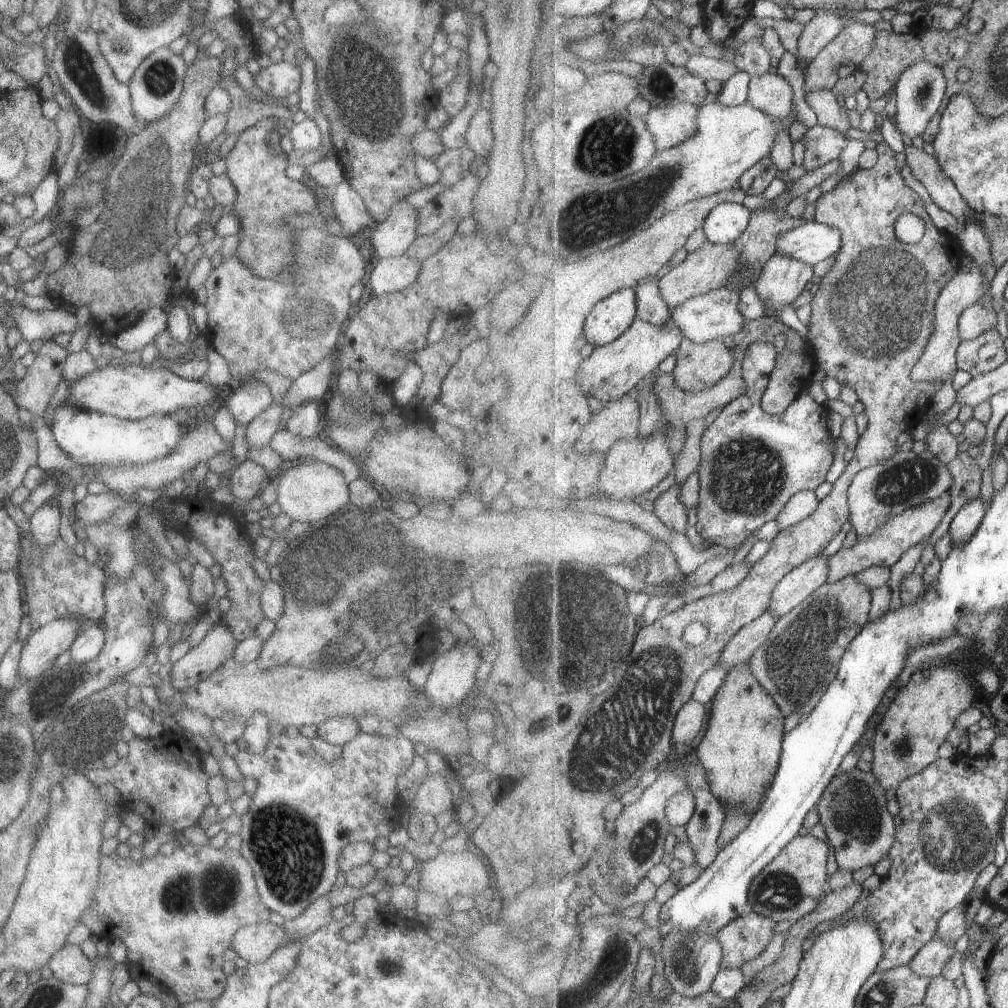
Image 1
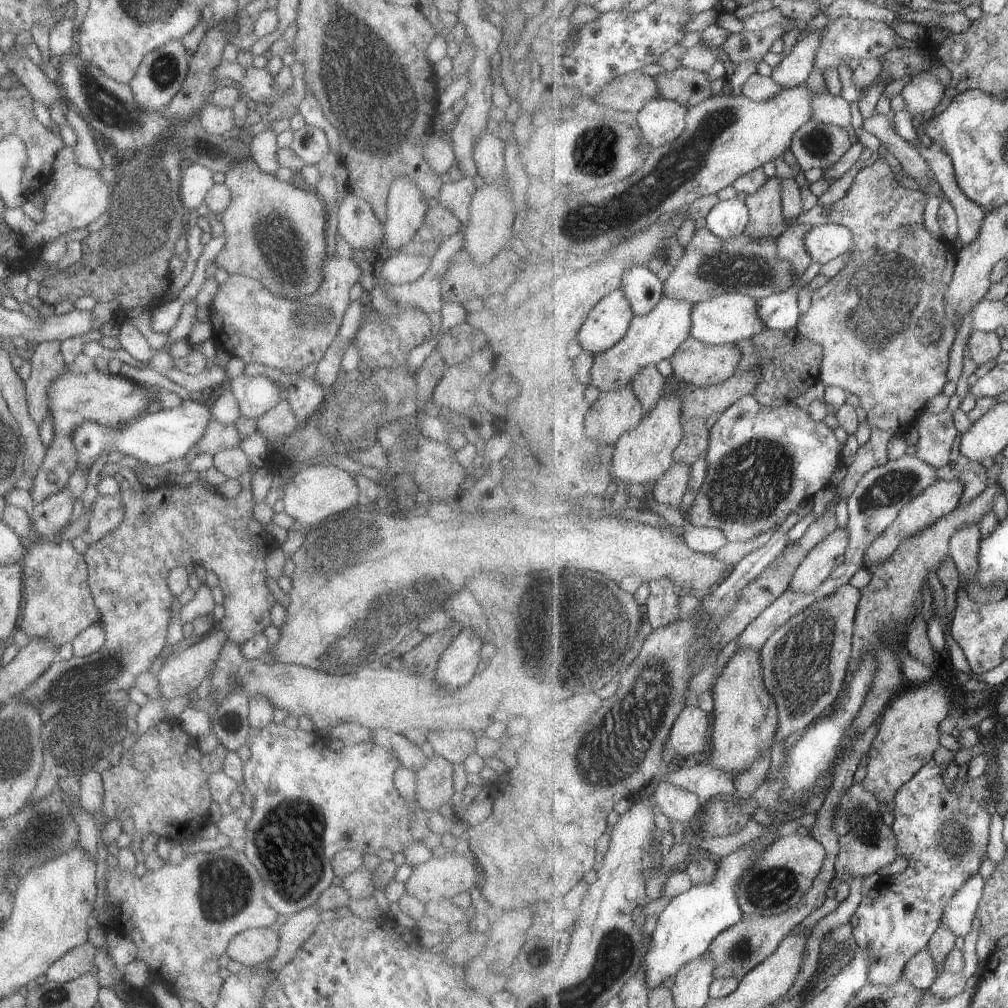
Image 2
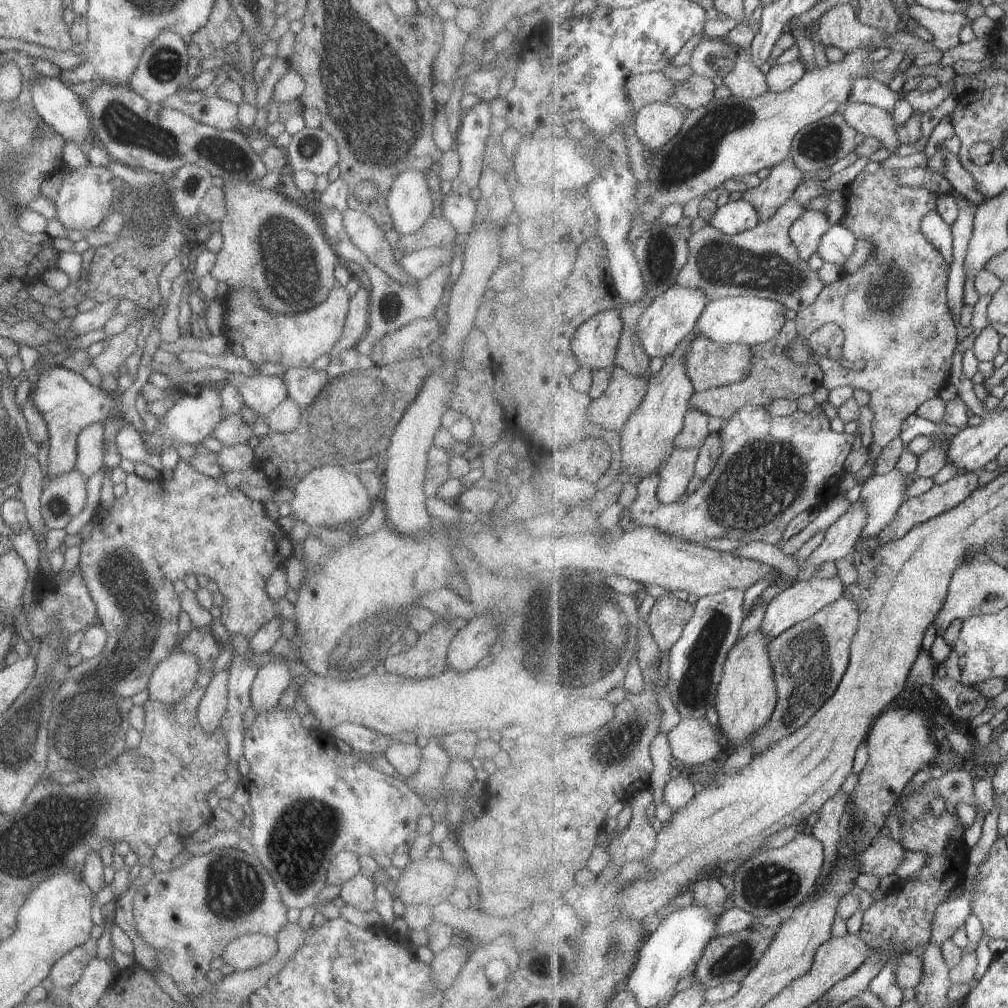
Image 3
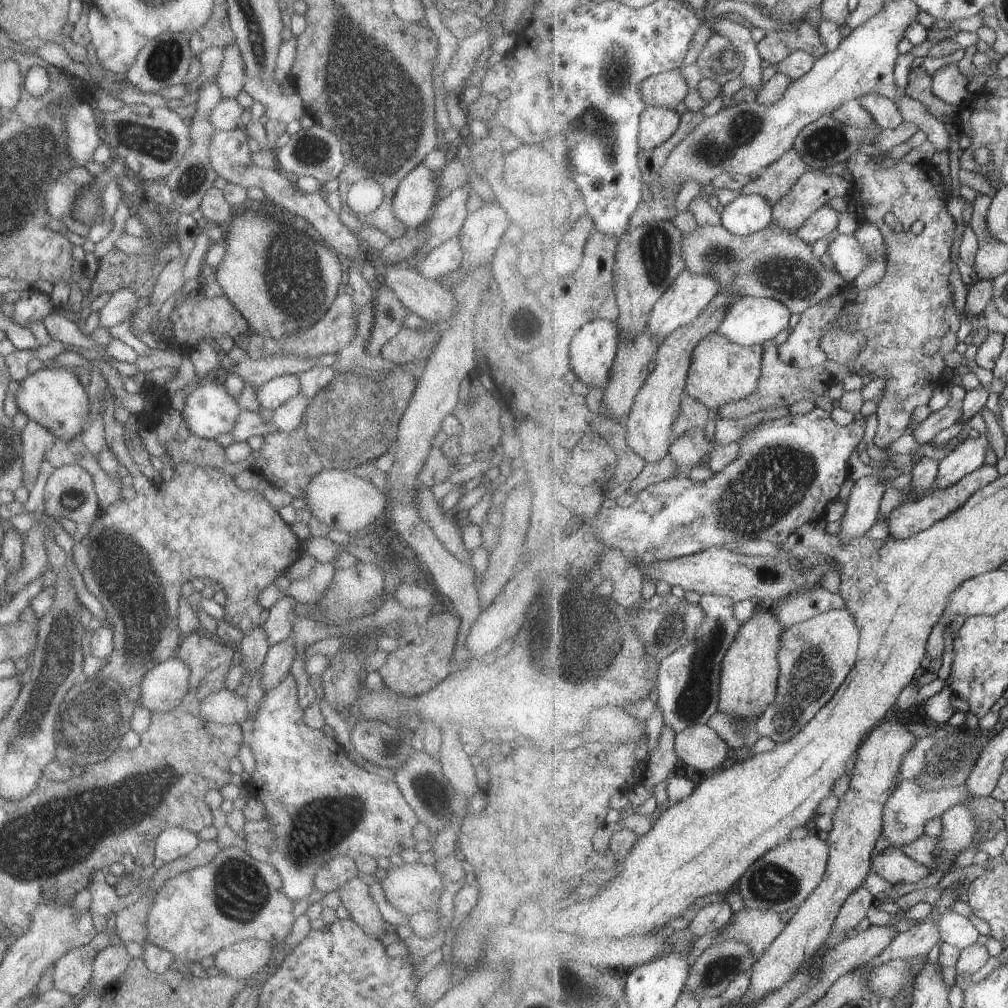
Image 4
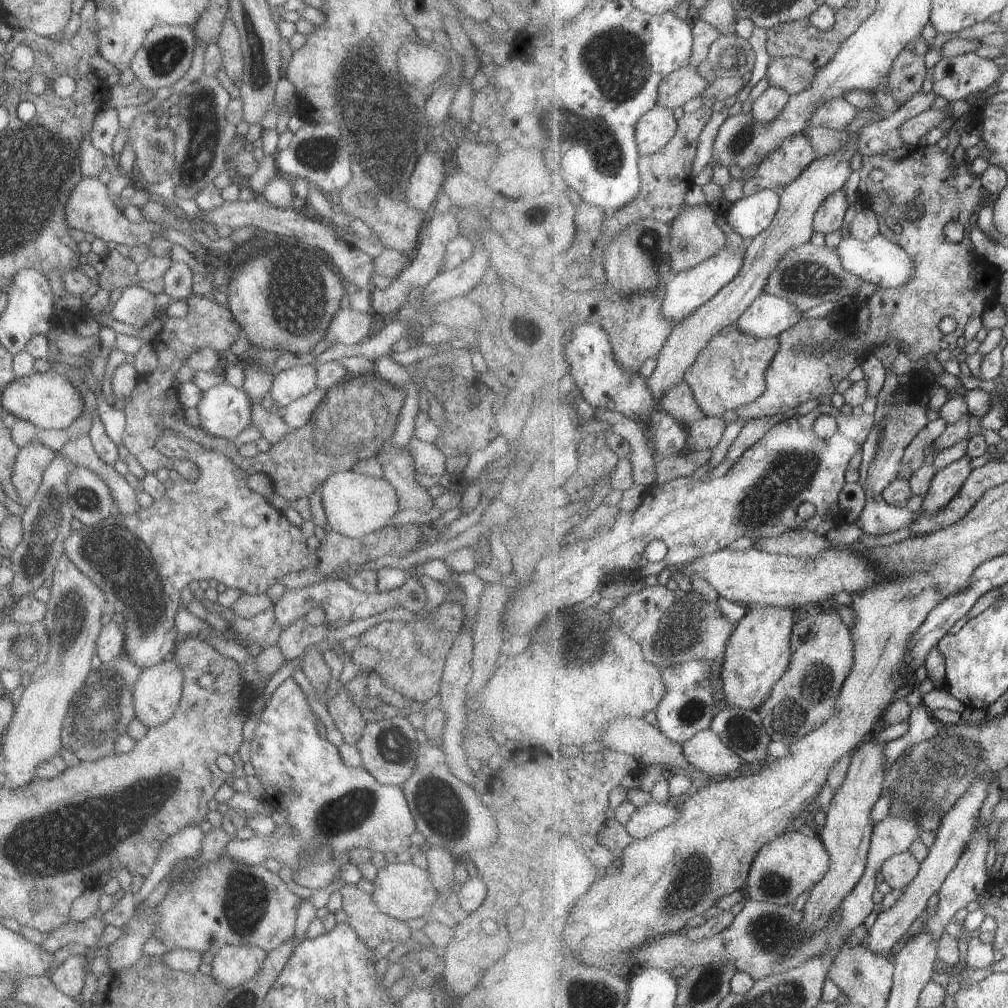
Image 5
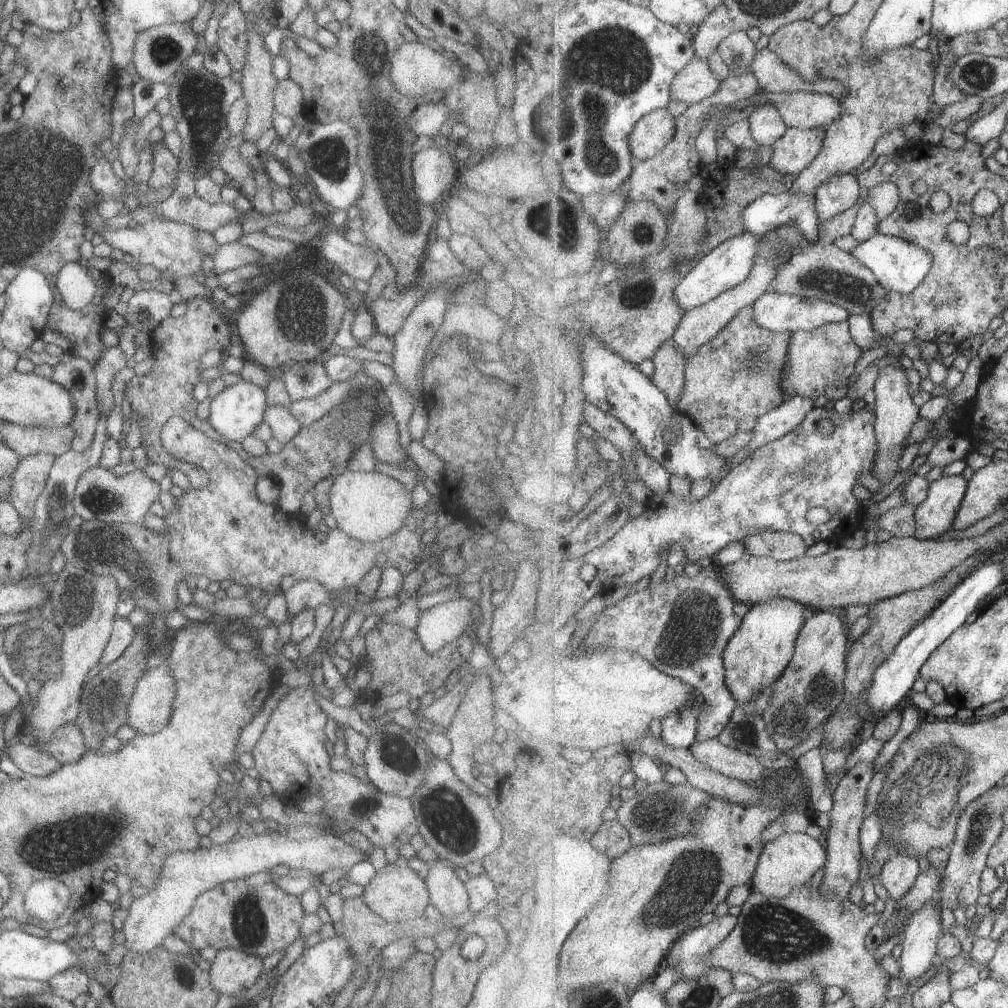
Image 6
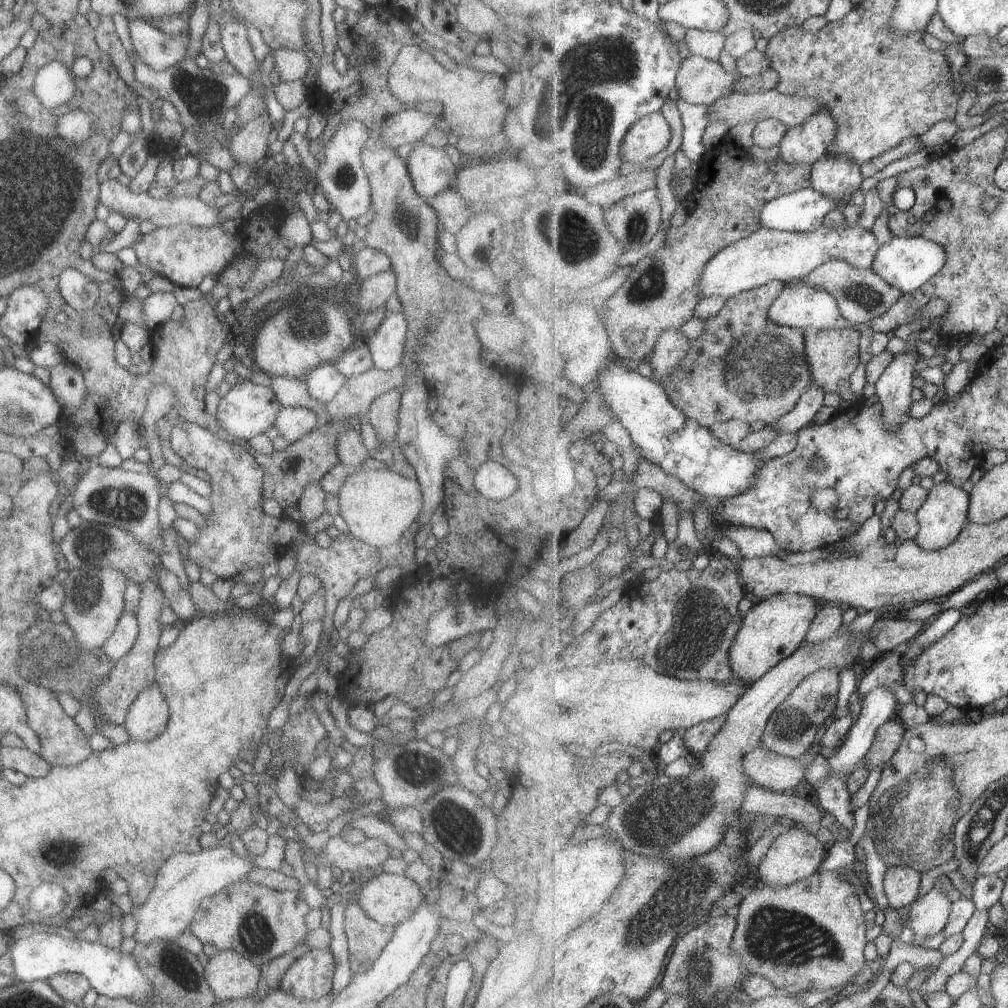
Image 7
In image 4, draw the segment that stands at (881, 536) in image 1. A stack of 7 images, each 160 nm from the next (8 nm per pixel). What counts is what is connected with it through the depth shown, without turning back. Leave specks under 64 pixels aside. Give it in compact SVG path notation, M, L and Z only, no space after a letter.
M985 464L983 467L968 474L962 481L957 482L955 486L950 486L949 489L937 489L922 500L901 503L889 513L889 534L898 539L908 539L920 532L926 531L928 528L935 526L938 522L950 517L951 514L965 505L978 490L991 484L999 477L1001 477L999 470L997 470L995 466Z

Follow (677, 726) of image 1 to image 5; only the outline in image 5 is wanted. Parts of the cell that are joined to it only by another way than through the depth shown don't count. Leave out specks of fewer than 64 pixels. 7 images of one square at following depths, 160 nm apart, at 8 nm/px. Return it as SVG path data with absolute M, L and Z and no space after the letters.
M703 730L683 743L683 752L691 765L708 776L732 776L744 761L712 730Z

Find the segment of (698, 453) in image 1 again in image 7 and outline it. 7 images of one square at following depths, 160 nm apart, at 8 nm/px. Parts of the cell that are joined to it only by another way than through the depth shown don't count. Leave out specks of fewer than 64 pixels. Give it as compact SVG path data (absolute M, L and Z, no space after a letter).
M667 329L661 333L652 355L651 378L663 382L679 366L690 349L692 340L681 329Z

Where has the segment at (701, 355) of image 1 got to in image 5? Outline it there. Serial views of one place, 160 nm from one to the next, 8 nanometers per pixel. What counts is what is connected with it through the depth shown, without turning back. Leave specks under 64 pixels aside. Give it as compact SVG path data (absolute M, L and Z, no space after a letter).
M737 324L727 326L701 350L698 361L687 370L684 381L689 384L697 404L708 417L720 417L728 410L755 402L767 390L767 368L779 353L779 338L755 338L741 332Z

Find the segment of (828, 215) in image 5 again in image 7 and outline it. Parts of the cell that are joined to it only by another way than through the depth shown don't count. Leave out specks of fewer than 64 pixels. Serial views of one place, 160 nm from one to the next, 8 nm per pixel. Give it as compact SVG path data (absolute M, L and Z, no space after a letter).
M827 152L812 164L812 187L842 201L850 201L850 196L861 188L863 179L860 164L843 155Z

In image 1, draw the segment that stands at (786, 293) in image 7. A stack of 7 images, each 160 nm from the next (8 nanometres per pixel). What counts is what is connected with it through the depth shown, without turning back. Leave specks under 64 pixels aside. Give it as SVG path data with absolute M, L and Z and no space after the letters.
M727 287L713 290L708 294L703 294L686 302L679 304L672 311L672 320L683 330L686 338L697 343L710 341L720 341L733 334L738 334L745 328L745 316L739 310L740 292L728 289Z

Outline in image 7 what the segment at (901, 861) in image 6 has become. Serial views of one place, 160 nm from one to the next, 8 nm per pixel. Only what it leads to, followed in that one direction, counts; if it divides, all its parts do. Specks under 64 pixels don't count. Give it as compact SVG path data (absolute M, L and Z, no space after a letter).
M888 867L885 890L889 906L897 910L903 906L911 906L920 897L921 873L911 867Z

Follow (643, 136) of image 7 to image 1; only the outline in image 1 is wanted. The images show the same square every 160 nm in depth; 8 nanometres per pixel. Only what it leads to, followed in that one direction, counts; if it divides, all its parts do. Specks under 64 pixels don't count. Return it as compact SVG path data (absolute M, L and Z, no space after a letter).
M691 103L665 108L651 108L645 116L647 127L655 136L658 151L674 148L698 132L700 106Z

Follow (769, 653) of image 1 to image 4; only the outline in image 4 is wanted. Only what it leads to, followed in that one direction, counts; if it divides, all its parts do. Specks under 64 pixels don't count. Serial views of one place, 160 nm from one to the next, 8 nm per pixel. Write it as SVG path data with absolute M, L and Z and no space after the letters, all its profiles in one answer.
M848 609L830 610L788 629L785 628L782 634L782 648L778 652L781 670L778 680L778 697L757 719L760 736L769 737L776 743L786 743L793 737L797 737L803 728L814 720L817 713L827 706L827 703L850 676L854 666L858 664L859 647L860 628Z

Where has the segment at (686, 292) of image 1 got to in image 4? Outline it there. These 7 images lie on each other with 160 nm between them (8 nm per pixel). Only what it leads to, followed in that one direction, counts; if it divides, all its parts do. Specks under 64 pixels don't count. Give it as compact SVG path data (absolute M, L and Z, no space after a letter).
M686 219L683 222L685 236L682 238L682 254L686 268L693 274L715 275L722 284L721 291L733 291L743 297L774 298L784 302L793 314L802 315L807 309L818 305L829 297L836 297L848 283L835 268L826 268L813 254L813 246L791 231L771 224L766 229L749 236L736 235L721 225L695 225Z

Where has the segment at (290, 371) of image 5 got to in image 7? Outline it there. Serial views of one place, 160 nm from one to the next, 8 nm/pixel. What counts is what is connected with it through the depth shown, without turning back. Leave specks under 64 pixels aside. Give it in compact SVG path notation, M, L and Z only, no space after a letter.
M332 363L317 365L306 374L305 383L309 396L321 403L331 400L343 383L348 379L344 374L338 373Z

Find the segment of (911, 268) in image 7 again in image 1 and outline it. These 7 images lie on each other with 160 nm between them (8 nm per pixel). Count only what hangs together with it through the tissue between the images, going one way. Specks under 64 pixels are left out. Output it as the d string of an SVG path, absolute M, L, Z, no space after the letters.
M813 221L785 232L777 242L777 252L815 267L836 256L842 245L841 230Z

